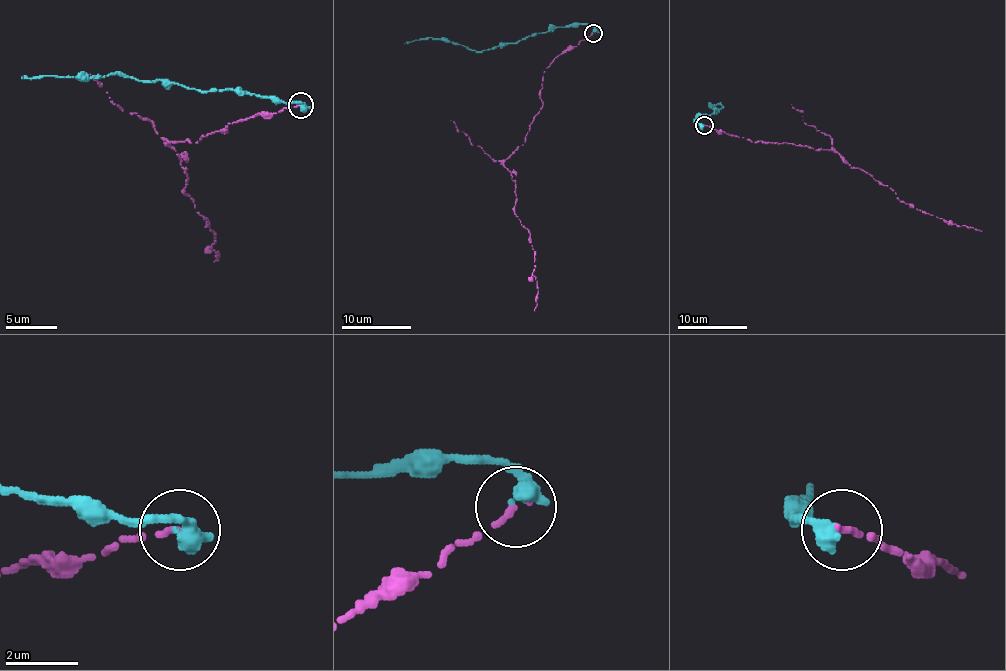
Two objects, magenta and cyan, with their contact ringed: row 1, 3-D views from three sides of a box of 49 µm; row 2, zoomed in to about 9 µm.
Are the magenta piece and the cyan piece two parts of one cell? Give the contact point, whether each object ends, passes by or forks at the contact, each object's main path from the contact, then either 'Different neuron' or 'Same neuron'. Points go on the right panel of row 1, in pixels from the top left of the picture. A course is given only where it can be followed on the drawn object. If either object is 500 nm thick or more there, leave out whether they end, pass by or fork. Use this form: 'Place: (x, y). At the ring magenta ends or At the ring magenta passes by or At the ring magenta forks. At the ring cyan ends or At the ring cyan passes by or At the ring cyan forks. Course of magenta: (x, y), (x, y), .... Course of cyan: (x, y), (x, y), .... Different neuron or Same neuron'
Place: (704, 125). At the ring magenta ends. At the ring cyan ends. Course of magenta: (704, 125), (762, 143), (834, 150), (896, 194), (903, 202), (945, 221), (982, 230). Course of cyan: (703, 125), (696, 124), (697, 117), (713, 113), (722, 106), (715, 106). Different neuron

